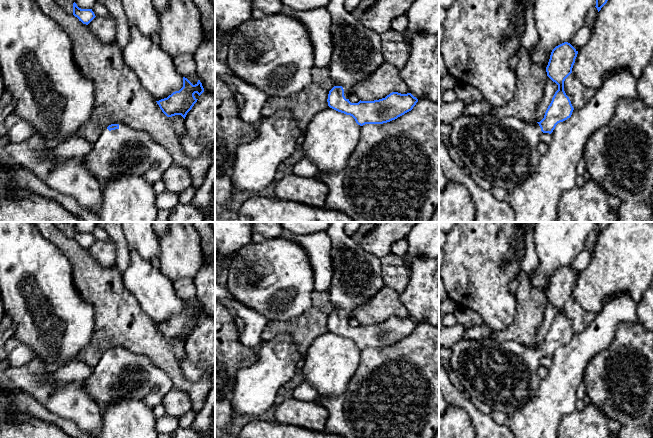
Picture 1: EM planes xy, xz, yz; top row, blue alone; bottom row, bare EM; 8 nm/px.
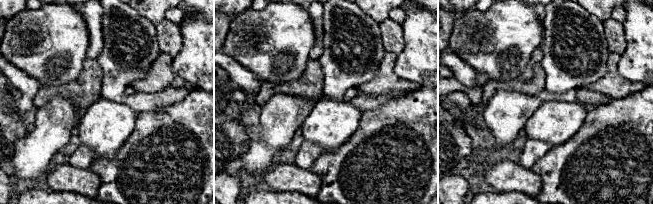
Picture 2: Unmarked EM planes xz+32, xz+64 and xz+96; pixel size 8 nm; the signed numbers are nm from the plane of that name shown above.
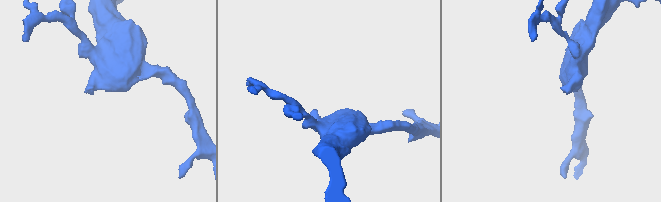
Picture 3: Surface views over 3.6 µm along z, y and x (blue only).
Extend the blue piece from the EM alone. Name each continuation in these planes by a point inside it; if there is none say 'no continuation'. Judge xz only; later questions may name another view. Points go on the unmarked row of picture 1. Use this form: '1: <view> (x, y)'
1: xz (356, 275)

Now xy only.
1: xy (125, 375)

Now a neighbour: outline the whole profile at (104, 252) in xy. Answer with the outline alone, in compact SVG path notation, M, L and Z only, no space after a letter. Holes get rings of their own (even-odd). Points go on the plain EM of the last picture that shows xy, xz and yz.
M112 239L96 240L87 250L100 265L107 268L116 265L116 244Z

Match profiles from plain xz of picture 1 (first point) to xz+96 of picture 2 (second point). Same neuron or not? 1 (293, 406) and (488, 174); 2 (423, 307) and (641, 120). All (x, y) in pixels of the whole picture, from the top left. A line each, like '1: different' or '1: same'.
1: same
2: different

